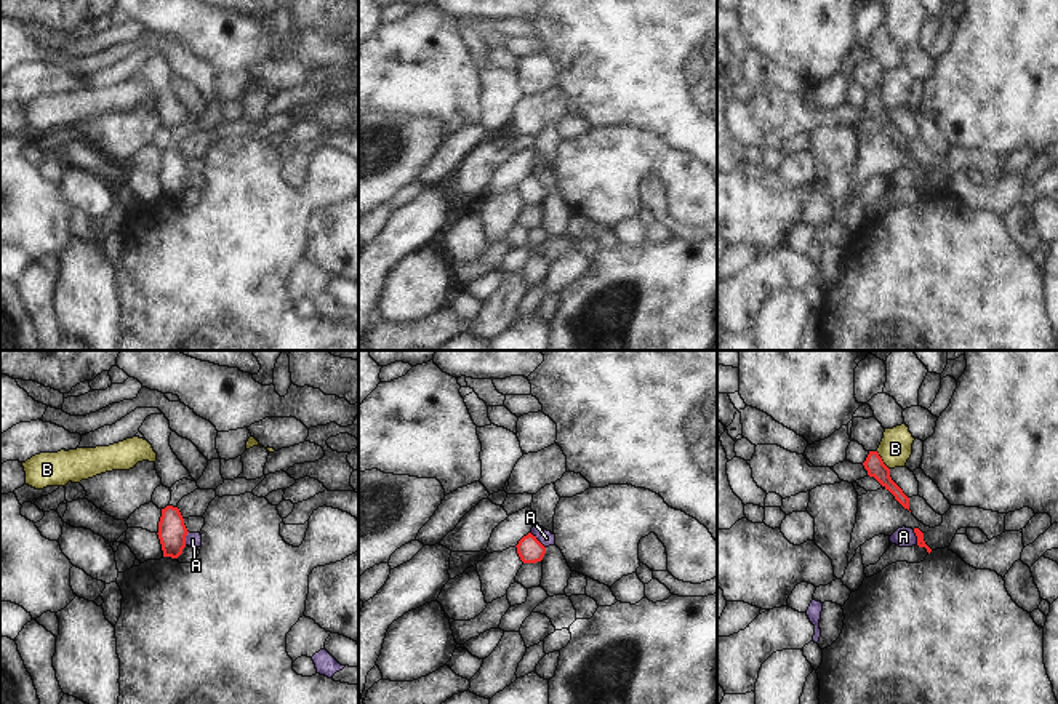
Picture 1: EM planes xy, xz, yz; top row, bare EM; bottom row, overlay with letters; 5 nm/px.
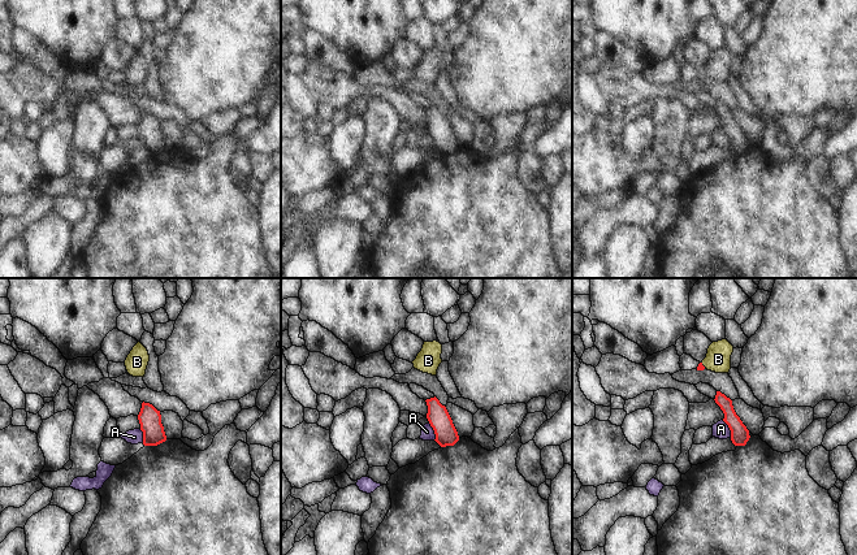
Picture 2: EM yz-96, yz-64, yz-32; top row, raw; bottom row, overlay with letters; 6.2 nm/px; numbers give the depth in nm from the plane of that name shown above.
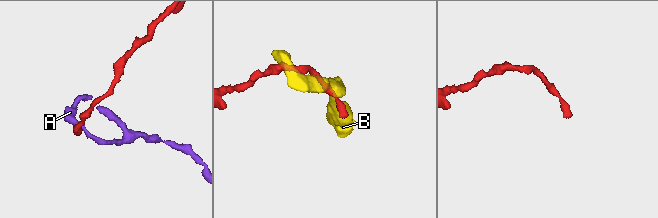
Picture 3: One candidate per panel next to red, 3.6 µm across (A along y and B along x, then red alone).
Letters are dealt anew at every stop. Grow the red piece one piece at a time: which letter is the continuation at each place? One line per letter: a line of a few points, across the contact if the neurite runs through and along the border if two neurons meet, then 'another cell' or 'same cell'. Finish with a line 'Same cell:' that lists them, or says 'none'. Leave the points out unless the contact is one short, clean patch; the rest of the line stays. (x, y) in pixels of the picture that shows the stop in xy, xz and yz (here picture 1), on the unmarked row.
A: line xz (530, 173), (545, 189); another cell
B: line yz (876, 93), (889, 111); another cell
Same cell: none

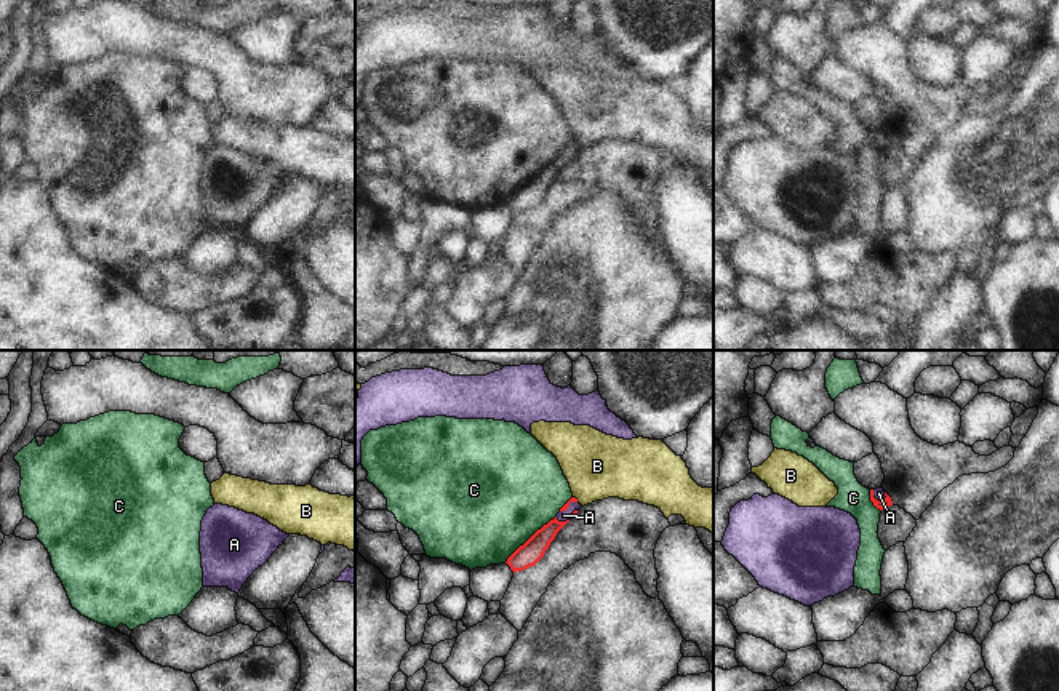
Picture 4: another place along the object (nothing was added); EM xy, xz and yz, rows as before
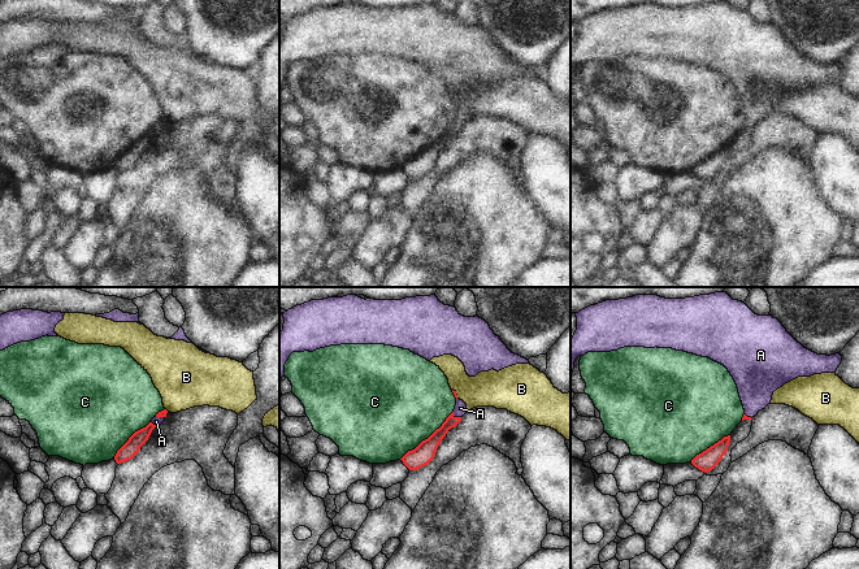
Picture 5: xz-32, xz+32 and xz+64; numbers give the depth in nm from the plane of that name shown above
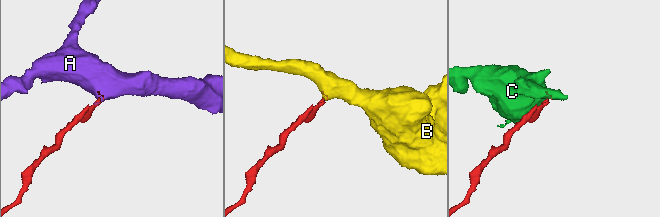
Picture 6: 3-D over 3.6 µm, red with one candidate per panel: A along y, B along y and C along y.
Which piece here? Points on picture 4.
A: line xz (527, 197), (562, 163), (563, 157); same cell
B: line xz (573, 138), (578, 143); another cell
C: another cell
Same cell: A

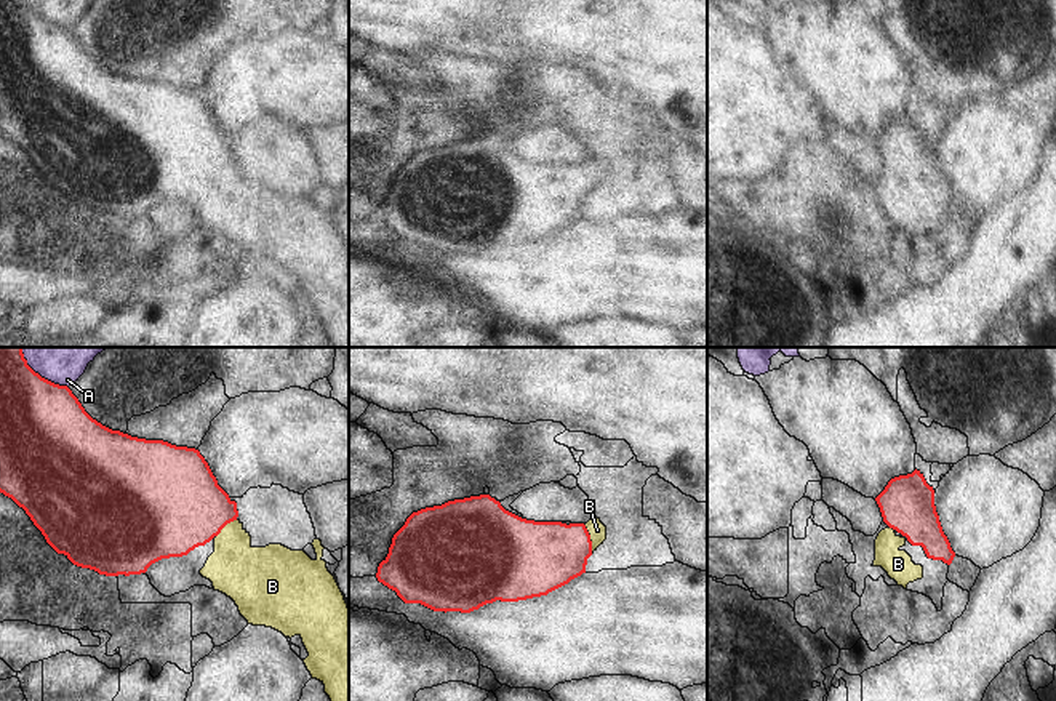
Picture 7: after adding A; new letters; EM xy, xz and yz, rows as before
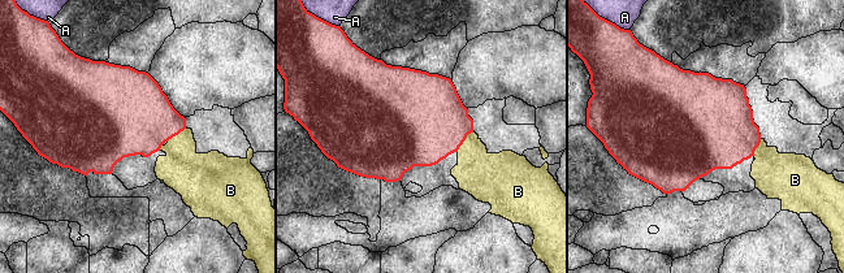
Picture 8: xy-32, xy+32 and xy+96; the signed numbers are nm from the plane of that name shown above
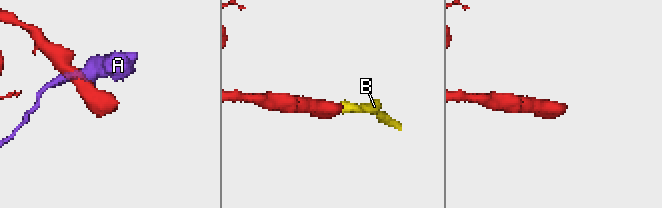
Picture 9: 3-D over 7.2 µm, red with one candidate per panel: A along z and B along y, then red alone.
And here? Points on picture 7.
A: another cell
B: line xz (543, 197), (589, 180), (597, 172); same cell
Same cell: B

